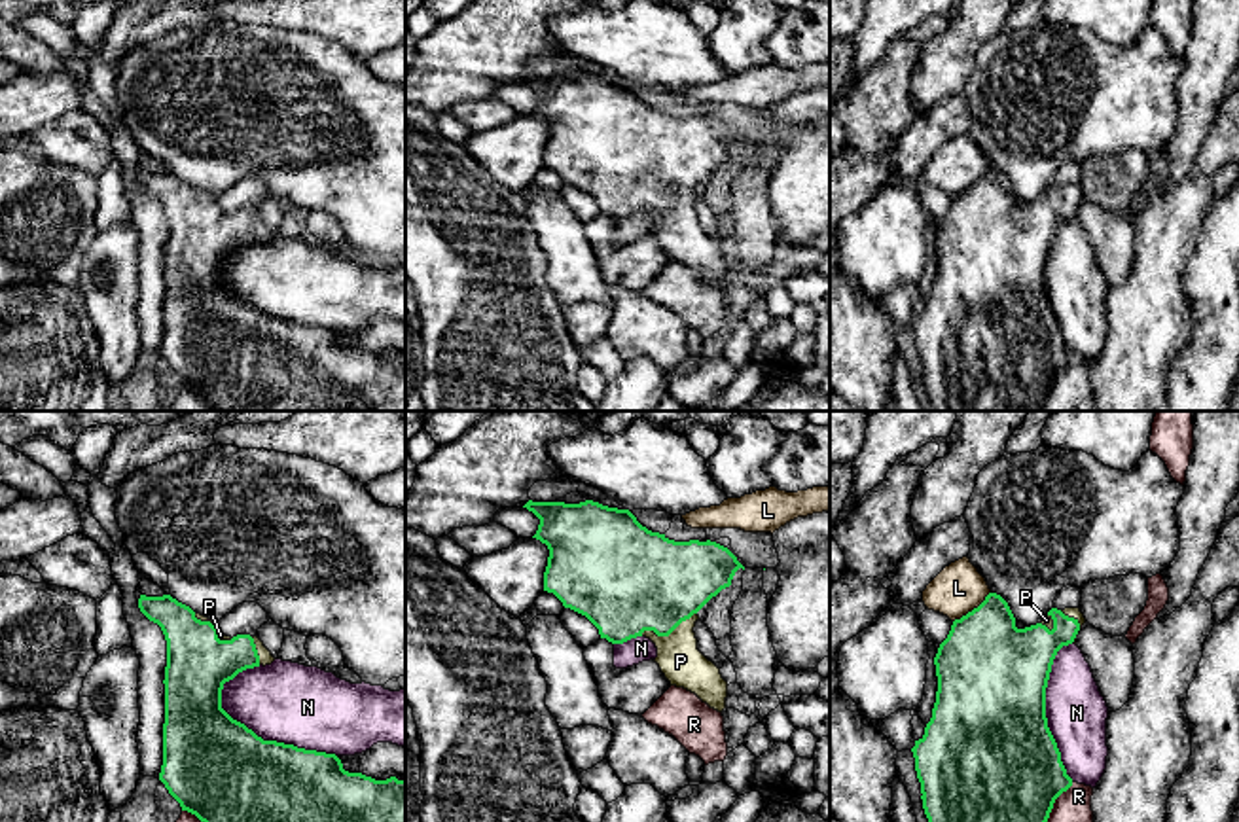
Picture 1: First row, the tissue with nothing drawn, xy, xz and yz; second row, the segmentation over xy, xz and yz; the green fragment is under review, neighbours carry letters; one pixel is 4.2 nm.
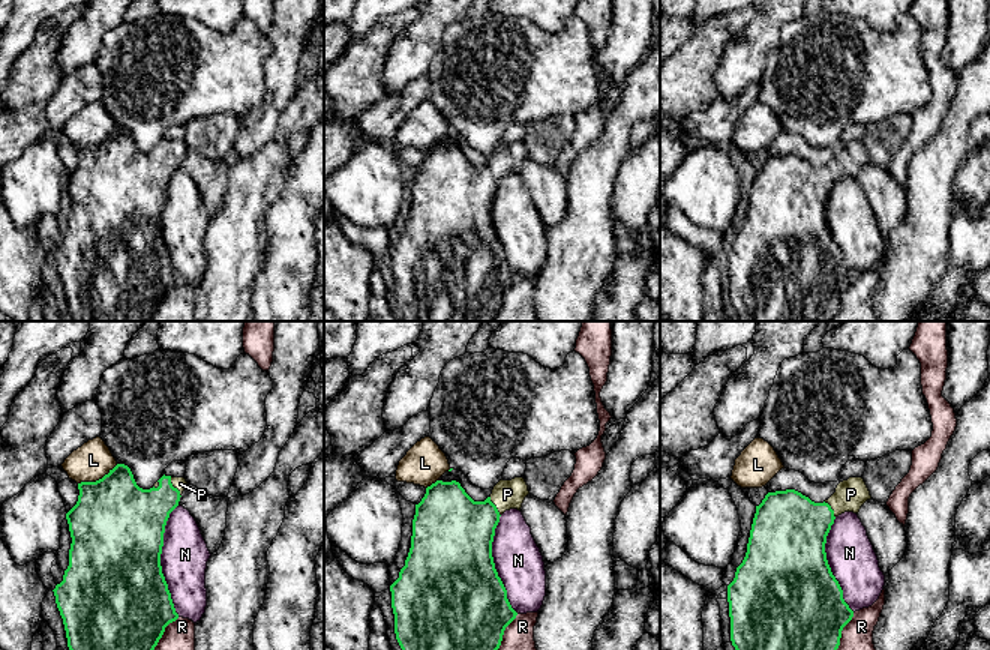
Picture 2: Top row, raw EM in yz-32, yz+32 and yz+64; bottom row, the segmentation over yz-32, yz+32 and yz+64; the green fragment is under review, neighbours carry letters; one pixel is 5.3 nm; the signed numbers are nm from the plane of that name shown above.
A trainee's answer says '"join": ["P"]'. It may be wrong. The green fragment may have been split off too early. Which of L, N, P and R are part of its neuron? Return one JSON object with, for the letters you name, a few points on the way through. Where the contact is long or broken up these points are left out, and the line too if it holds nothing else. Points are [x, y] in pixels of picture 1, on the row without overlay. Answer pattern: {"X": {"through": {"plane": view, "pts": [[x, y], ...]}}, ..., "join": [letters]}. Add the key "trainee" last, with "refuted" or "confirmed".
{"P": {"through": {"plane": "xz", "pts": [[643, 158], [665, 186], [667, 211], [677, 220], [681, 237]]}}, "join": ["P"], "trainee": "confirmed"}

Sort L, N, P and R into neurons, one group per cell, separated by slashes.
L / N / P / R

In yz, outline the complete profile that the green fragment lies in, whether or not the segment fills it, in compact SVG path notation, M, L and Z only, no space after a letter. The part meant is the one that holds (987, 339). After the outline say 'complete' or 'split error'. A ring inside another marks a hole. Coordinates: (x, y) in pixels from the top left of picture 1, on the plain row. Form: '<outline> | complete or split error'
M997 169L953 197L934 233L938 267L932 294L911 324L932 411L1040 411L1055 375L1072 362L1048 303L1046 263L1057 227L1076 220L1084 199L1080 184L1051 184L1040 199L1017 205L1008 178Z | split error

